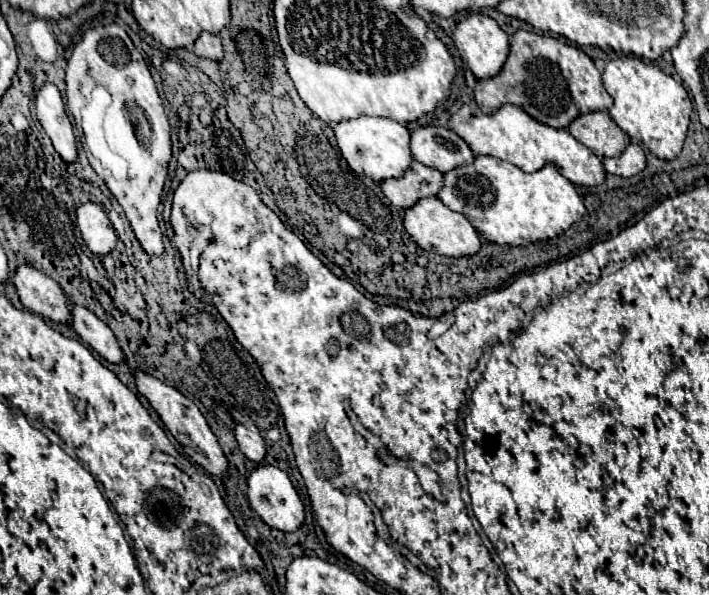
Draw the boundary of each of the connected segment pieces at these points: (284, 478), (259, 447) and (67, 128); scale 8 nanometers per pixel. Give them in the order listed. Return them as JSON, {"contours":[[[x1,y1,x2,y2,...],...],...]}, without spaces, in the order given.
{"contours":[[[260,465,248,477,248,501,260,519,278,531,296,531,304,523,304,505,288,479,288,475,278,467]],[[236,425,236,441,240,451,254,463,260,463,266,455,266,445,262,435,252,425]],[[44,83,36,95,36,117,54,149,66,163,76,159,76,137,64,111,64,101,54,83]]]}

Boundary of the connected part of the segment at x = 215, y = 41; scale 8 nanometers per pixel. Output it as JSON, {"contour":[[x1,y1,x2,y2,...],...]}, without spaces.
{"contour":[[202,33,202,35,196,39,192,51,194,51,198,57,216,59,216,61,220,61,222,55,224,55,220,37,218,37,218,35,212,35,212,33]]}

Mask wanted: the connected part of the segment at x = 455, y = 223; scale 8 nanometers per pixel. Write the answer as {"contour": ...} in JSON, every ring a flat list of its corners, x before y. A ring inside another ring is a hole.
{"contour":[[424,197,420,199,416,205,412,205,406,213,404,213,404,227,408,231,408,235,424,249,430,253,438,253,438,255,448,255,448,257,464,257,464,255,474,255,480,249,480,237,474,231,474,227,470,225,470,221,448,209,438,197]]}

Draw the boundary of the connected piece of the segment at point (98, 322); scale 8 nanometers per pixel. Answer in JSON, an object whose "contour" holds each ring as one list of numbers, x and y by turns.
{"contour":[[72,305,70,313,72,313,72,329,100,357,104,357,108,363,120,363,124,359,114,333,102,319,98,319,90,309,84,309,82,305]]}

